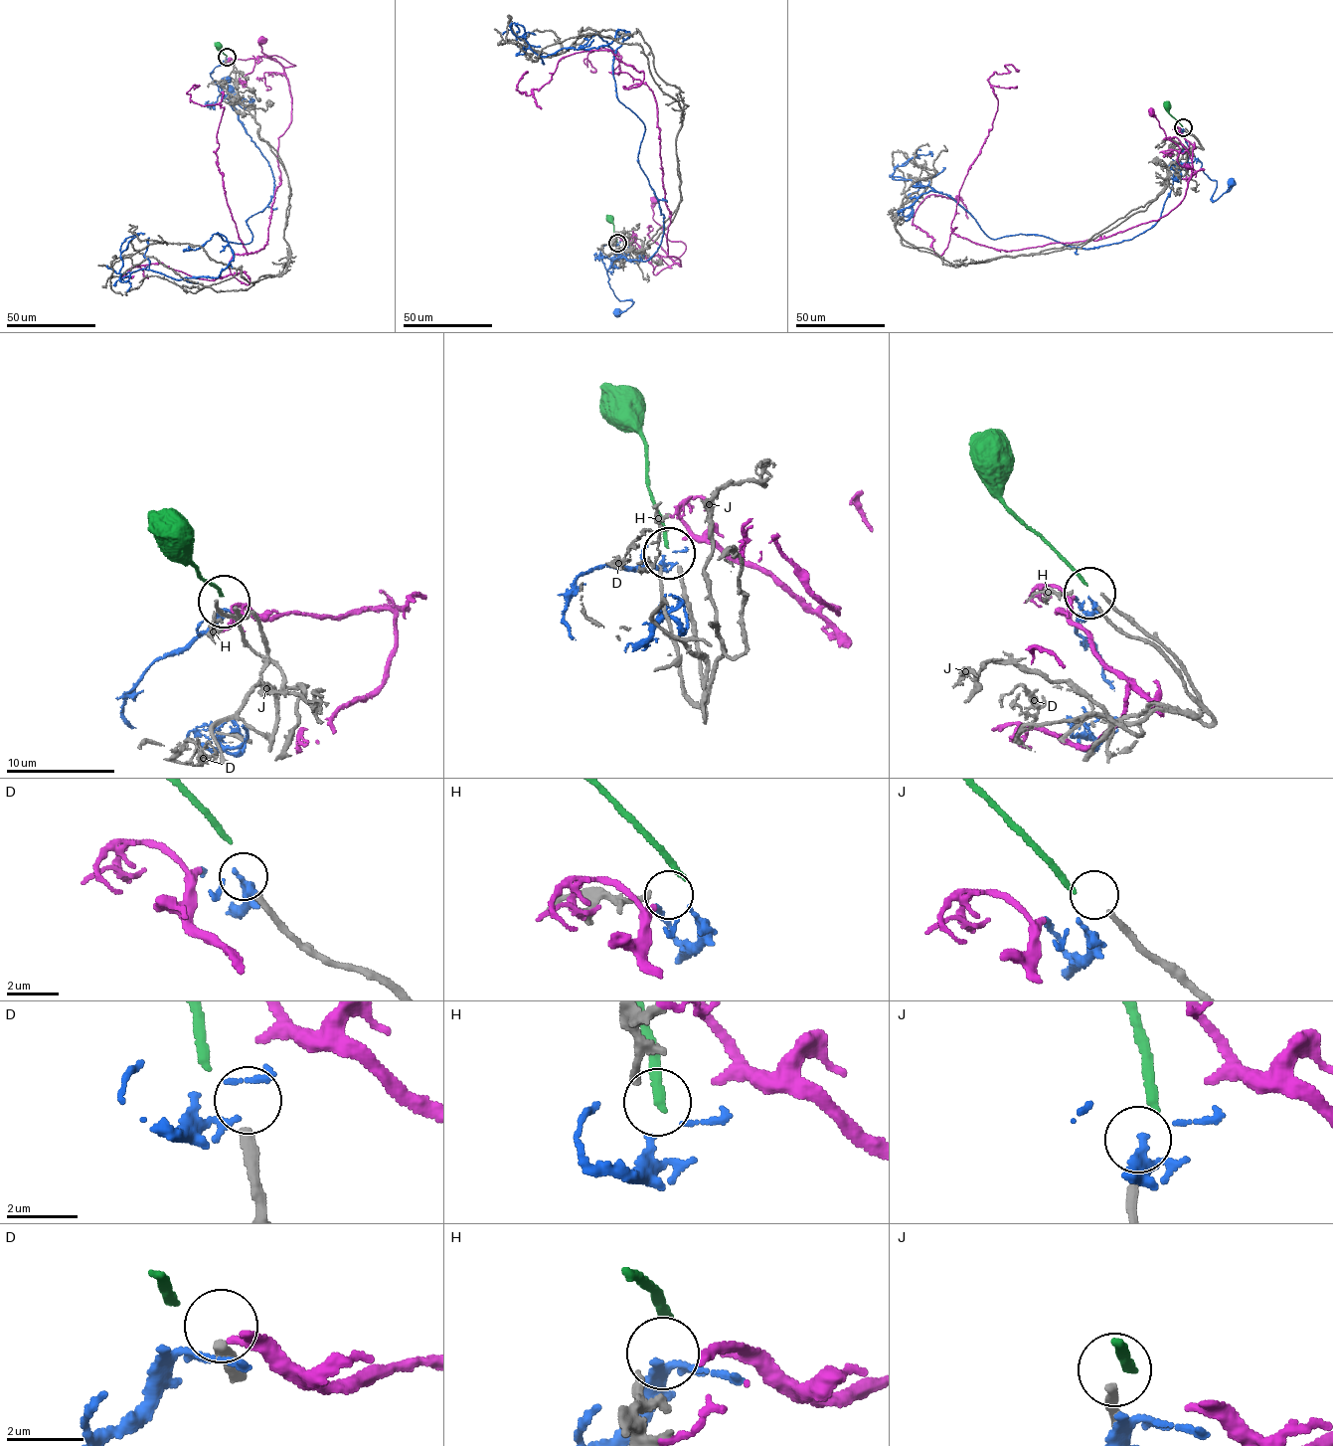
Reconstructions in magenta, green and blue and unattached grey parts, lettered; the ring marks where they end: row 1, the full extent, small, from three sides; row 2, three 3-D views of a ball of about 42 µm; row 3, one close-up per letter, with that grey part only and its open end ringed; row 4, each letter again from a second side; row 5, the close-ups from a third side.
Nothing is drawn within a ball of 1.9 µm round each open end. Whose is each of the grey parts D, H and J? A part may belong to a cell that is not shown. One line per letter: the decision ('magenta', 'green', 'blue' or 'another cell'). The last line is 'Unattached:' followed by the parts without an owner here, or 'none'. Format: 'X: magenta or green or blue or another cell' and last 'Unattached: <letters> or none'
D: another cell
H: blue
J: another cell
Unattached: D, J

